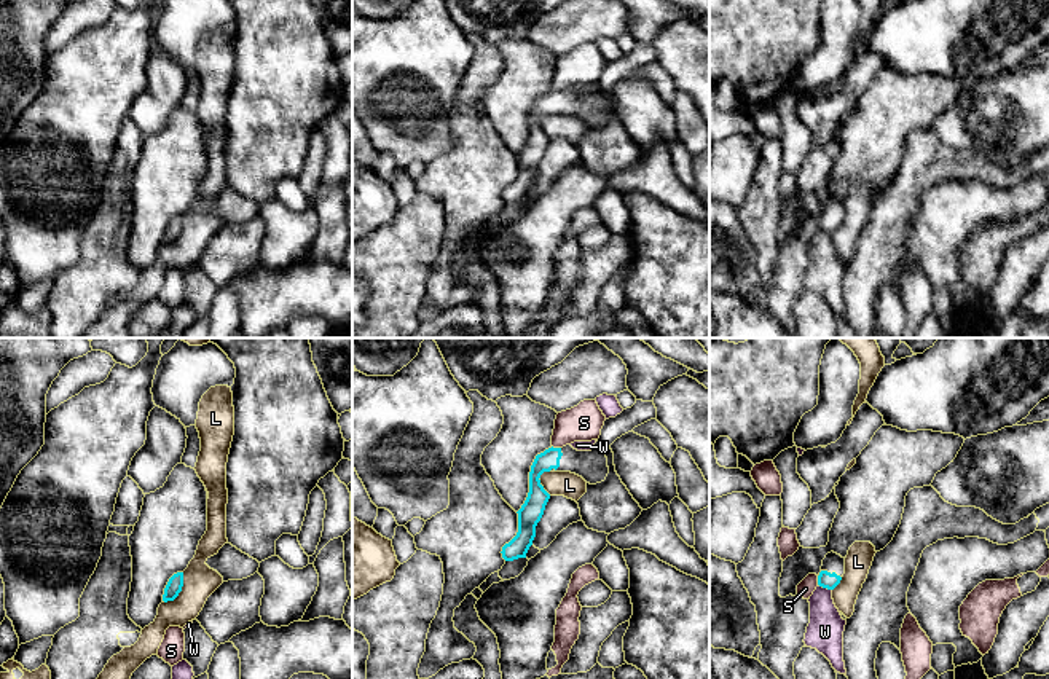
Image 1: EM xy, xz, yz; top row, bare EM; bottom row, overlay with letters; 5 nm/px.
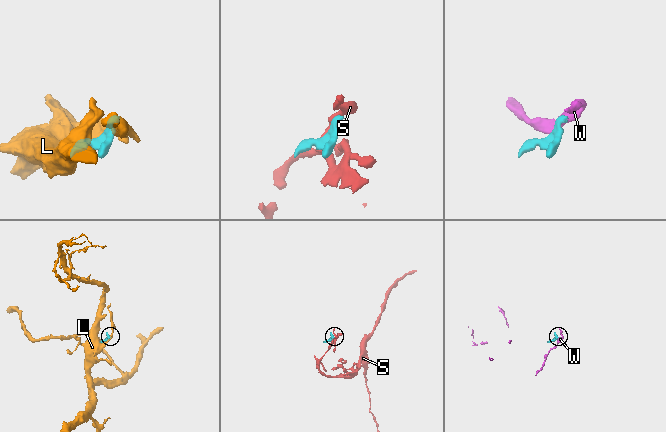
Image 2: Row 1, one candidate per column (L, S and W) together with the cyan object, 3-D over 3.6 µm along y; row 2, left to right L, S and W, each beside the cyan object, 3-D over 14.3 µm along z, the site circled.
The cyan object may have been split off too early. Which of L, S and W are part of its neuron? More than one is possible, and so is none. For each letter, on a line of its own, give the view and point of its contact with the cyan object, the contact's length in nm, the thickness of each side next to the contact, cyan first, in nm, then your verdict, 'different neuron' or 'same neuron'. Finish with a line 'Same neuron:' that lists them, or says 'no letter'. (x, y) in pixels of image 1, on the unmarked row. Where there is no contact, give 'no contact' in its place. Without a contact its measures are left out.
L: xy (180, 233) | 190 nm | 80/170 nm | different neuron
S: xz (557, 91) | 50 nm | 100/190 nm | different neuron
W: yz (825, 230) | 80 nm | 80/190 nm | different neuron
Same neuron: no letter

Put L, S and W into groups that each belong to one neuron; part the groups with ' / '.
L / S / W

